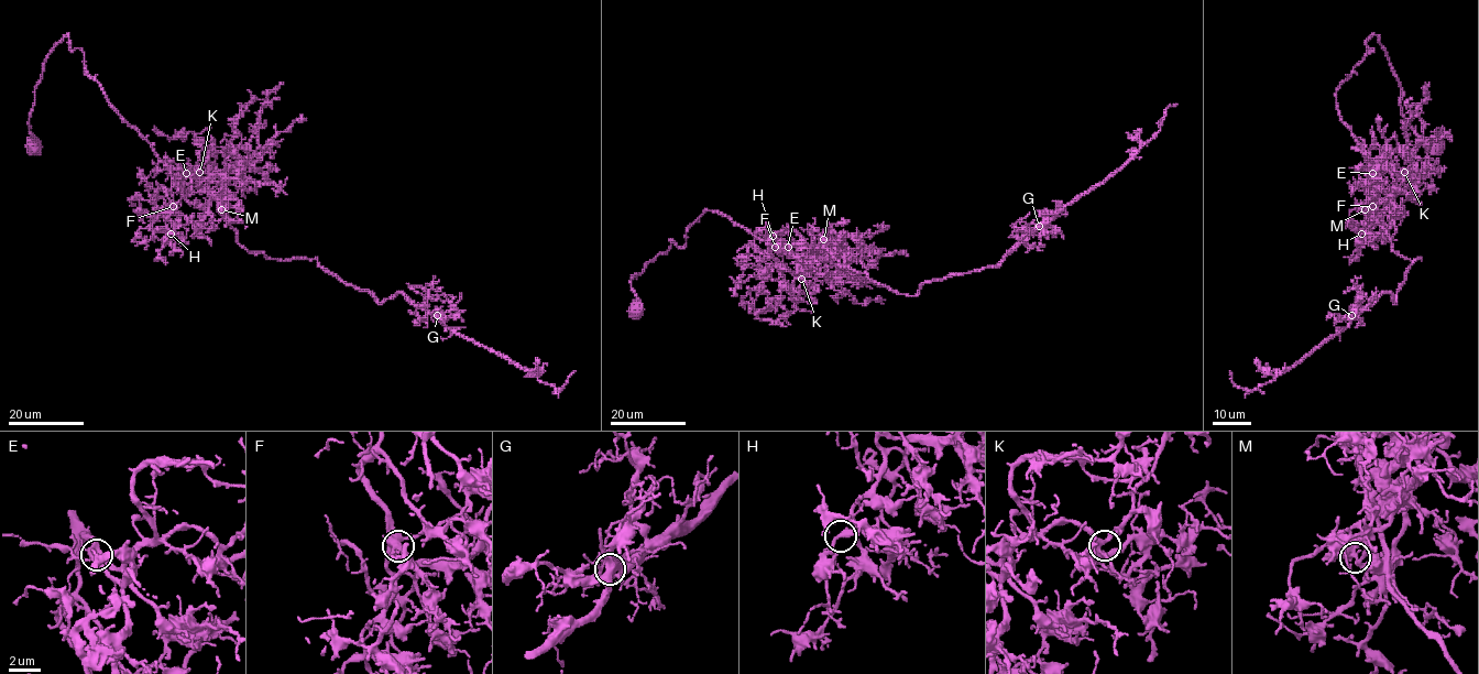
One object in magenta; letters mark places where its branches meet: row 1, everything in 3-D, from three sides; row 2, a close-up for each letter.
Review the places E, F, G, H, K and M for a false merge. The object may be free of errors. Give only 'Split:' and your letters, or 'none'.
Split: M

